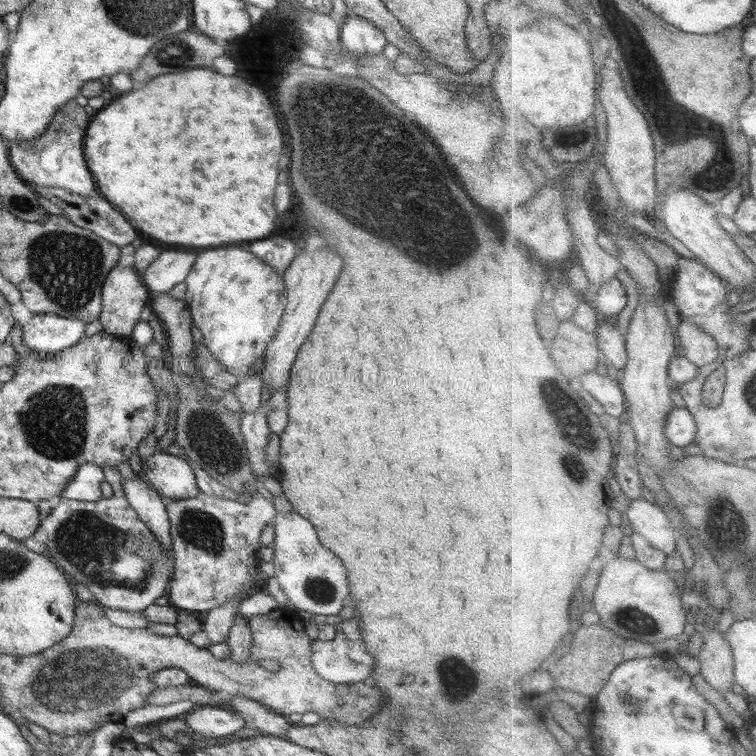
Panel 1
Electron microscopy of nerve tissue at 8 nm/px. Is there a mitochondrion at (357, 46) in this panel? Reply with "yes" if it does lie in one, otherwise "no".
no

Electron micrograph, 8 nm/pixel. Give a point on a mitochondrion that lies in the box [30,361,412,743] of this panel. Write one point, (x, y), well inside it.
(86, 542)

